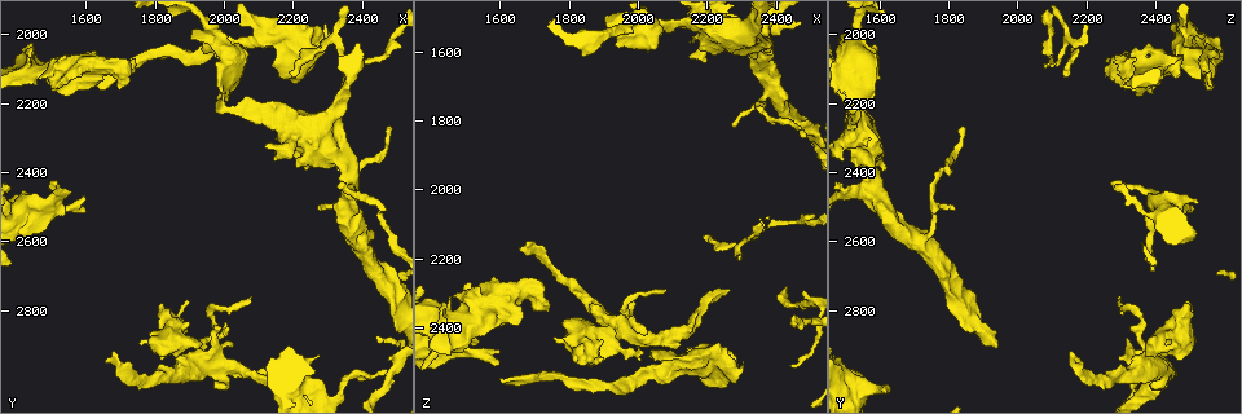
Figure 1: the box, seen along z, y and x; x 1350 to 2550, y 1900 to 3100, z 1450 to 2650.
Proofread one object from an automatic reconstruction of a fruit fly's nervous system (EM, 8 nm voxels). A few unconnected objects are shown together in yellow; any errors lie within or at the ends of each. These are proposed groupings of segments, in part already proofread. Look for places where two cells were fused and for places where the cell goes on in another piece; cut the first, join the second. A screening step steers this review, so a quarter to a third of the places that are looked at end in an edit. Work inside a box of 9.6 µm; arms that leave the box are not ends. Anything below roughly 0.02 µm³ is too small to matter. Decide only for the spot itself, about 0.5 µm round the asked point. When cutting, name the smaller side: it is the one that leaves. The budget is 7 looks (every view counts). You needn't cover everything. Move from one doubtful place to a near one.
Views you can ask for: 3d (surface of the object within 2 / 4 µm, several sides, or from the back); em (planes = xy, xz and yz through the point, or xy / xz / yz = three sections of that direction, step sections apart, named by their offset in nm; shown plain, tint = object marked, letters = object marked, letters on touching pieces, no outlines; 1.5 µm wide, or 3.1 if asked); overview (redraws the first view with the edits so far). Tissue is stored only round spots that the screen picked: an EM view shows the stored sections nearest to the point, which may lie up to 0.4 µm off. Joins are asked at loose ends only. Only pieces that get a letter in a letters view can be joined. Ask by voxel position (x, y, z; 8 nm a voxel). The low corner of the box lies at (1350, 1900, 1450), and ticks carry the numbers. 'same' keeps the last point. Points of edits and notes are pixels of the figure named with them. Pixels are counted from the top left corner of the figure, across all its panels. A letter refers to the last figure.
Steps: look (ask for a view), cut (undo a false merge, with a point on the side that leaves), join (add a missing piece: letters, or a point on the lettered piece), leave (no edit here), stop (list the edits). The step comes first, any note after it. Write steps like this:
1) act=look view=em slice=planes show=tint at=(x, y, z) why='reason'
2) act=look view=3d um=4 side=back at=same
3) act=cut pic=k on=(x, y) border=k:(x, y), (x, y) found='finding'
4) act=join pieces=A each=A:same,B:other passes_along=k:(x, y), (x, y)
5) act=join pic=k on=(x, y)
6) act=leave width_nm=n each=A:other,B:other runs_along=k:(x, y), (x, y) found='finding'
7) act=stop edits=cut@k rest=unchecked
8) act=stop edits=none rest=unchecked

act=look view=em slice=planes show=letters at=(1680, 2920, 2170) why='tapers out'

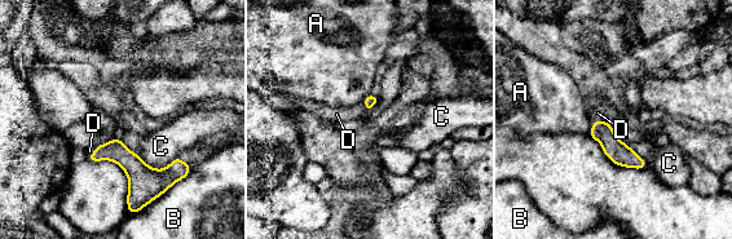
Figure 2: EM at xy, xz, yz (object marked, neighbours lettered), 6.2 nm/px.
act=join pieces=D each=A:other,B:other,C:other,D:same found='the cell continues'

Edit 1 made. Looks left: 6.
act=look view=3d um=4 at=(1940, 2930, 2390) why='a narrow waist'

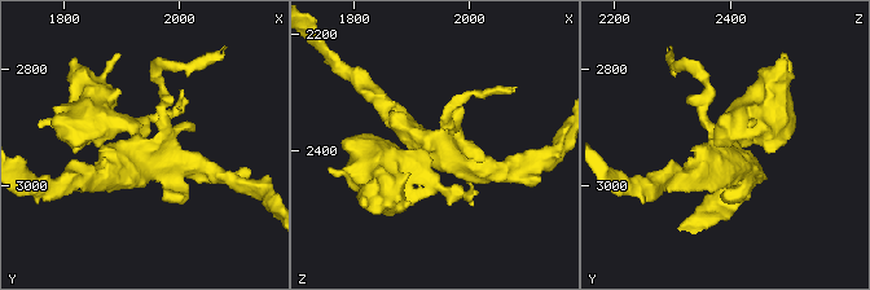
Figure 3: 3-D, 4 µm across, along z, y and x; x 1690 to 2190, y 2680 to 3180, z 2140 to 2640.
act=look view=em slice=yz step=4 show=tint at=(1930, 2930, 2385) why='now the EM'

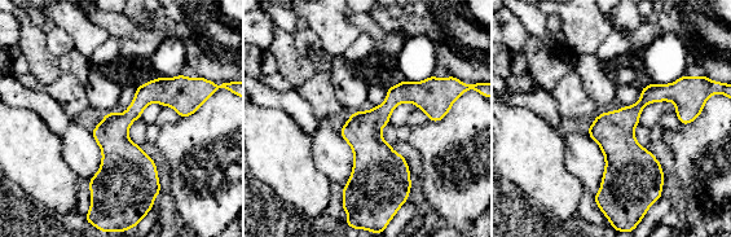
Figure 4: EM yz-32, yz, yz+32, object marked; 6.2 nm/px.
act=look view=em slice=planes show=letters at=same why='cut it another way'

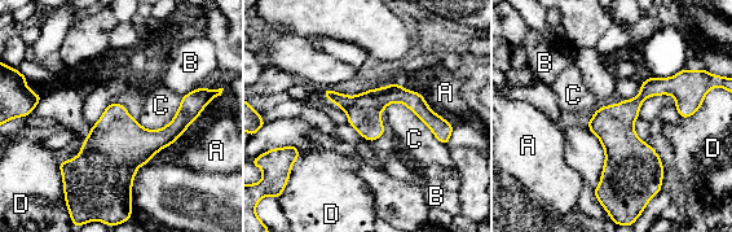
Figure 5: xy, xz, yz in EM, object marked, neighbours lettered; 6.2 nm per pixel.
act=leave width_nm=220 each=A:other,B:other,C:other,D:other runs_along=5:(329, 93), (405, 96), (444, 127) found='continuous, no second cell'

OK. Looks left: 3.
act=look view=3d um=2 at=(1490, 2480, 2400) why='thick turns thin'

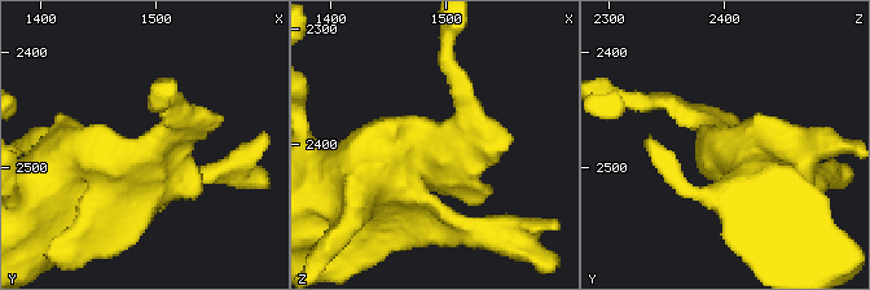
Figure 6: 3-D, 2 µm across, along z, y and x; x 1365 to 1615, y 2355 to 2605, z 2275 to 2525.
act=look view=em slice=xy step=4 show=plain at=(1490, 2484, 2402) why='need the tissue'

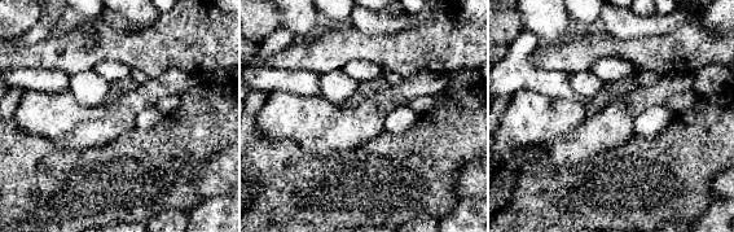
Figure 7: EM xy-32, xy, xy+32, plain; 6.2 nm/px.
act=look view=em slice=xy step=4 show=letters at=same

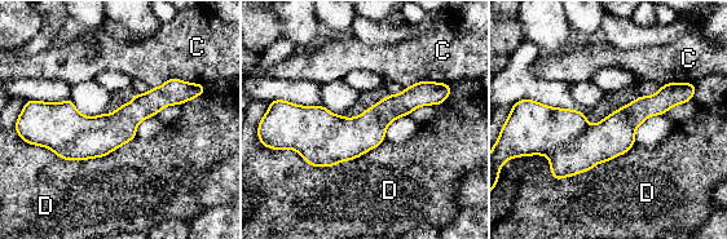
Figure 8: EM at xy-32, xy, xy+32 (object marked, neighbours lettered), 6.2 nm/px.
act=leave width_nm=240 each=C:other,D:other found='all the same cell'

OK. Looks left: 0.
act=stop edits=join@2 rest=unchecked

